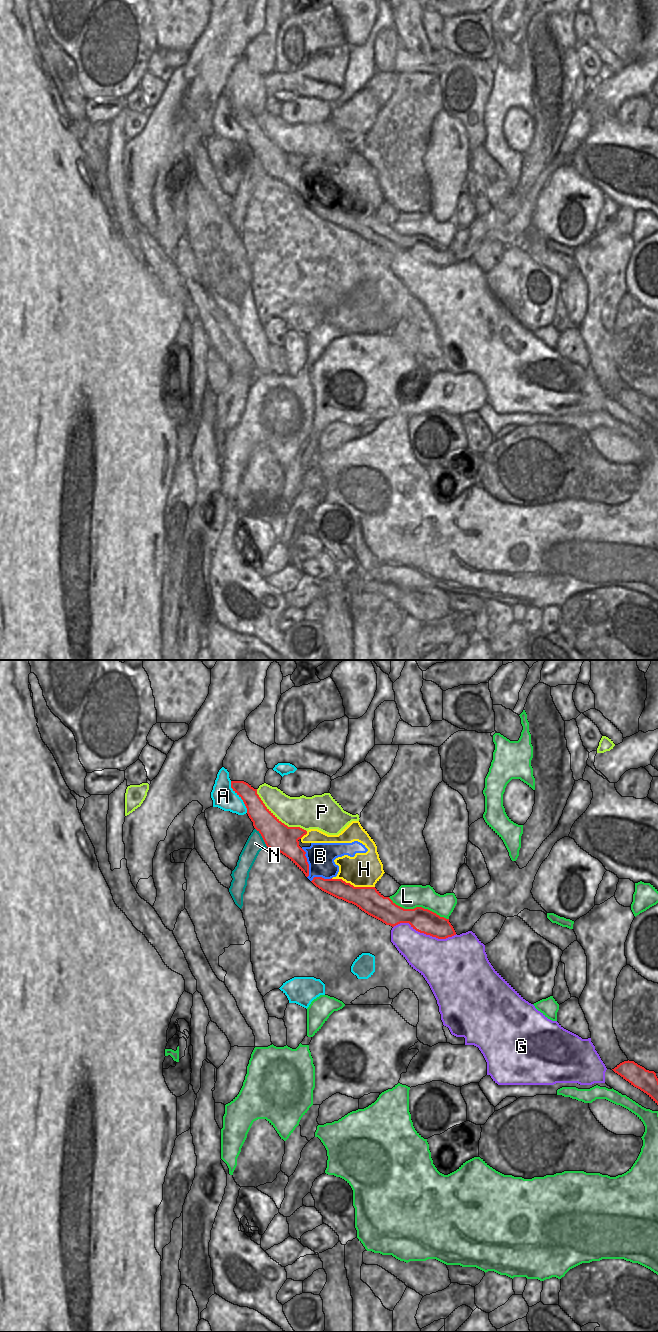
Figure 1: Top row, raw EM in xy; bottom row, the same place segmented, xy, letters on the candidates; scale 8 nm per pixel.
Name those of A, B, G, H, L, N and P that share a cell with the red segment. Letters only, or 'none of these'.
none of these

